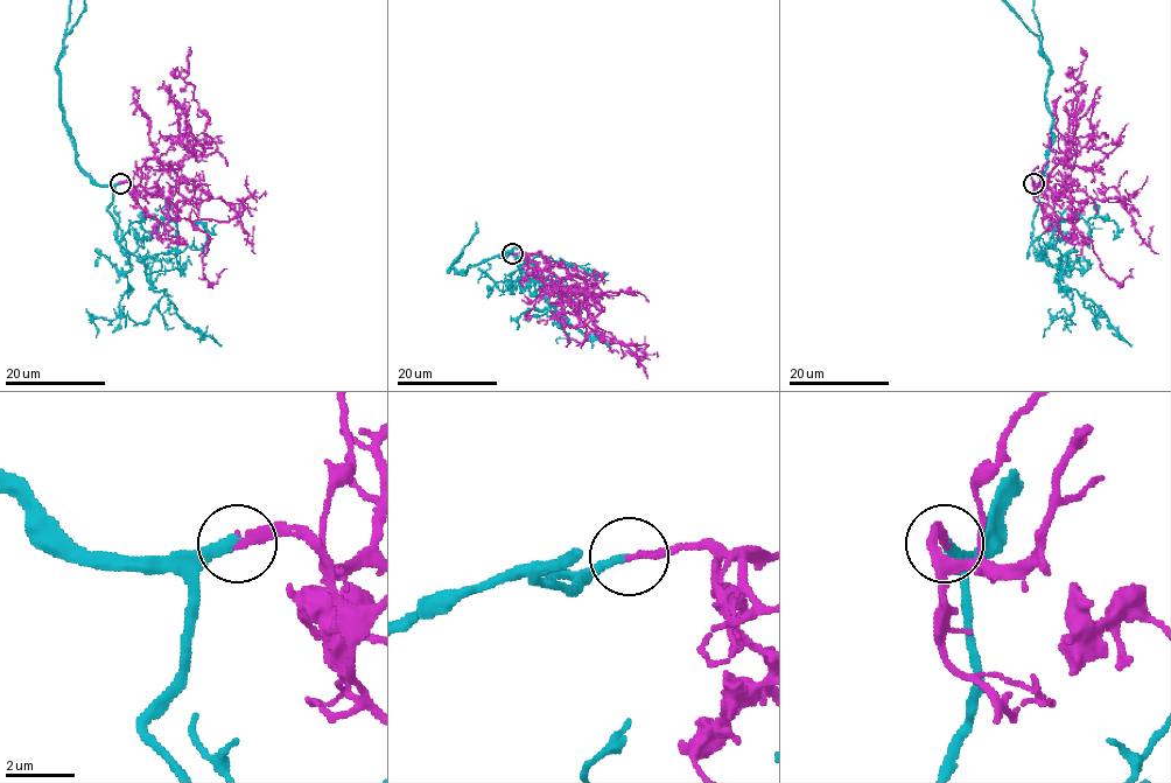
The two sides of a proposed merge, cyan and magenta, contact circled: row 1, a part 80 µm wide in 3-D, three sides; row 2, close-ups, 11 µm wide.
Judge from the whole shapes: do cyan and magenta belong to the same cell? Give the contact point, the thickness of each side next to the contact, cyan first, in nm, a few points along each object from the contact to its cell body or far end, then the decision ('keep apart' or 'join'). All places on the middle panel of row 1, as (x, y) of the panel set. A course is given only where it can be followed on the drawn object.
place (512, 253); calibres 280 and 240 nm; course magenta (512, 254), (523, 253), (540, 281), (600, 295), (581, 300); join

